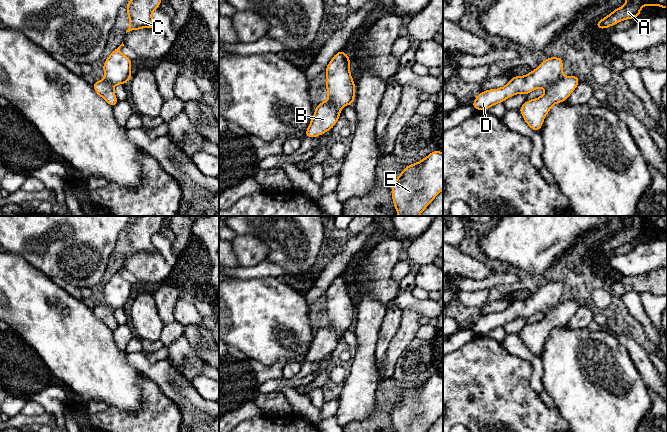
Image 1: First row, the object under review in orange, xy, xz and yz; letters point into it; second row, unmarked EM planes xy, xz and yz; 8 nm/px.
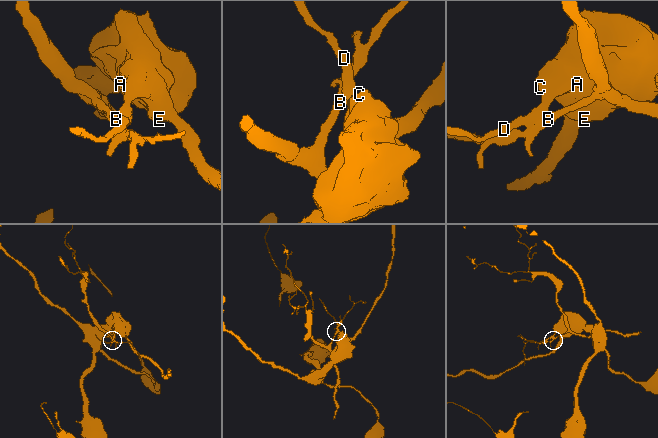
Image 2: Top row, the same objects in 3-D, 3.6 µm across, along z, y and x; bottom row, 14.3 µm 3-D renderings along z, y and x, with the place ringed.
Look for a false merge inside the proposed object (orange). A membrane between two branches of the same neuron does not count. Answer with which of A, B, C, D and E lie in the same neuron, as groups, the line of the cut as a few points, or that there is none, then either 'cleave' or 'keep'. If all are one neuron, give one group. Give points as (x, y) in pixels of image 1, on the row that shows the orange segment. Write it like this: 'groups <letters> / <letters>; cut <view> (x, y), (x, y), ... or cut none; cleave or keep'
groups A C D E / B; cut yz (562, 75), (545, 89); cleave

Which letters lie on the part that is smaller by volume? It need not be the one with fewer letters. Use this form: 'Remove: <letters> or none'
Remove: B

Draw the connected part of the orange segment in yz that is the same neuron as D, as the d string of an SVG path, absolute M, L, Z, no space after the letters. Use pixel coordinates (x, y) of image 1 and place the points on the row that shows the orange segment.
M549 57L525 76L513 76L503 87L482 91L471 104L476 110L486 110L497 103L516 95L527 95L537 88L553 85L563 76L563 60L560 57Z

